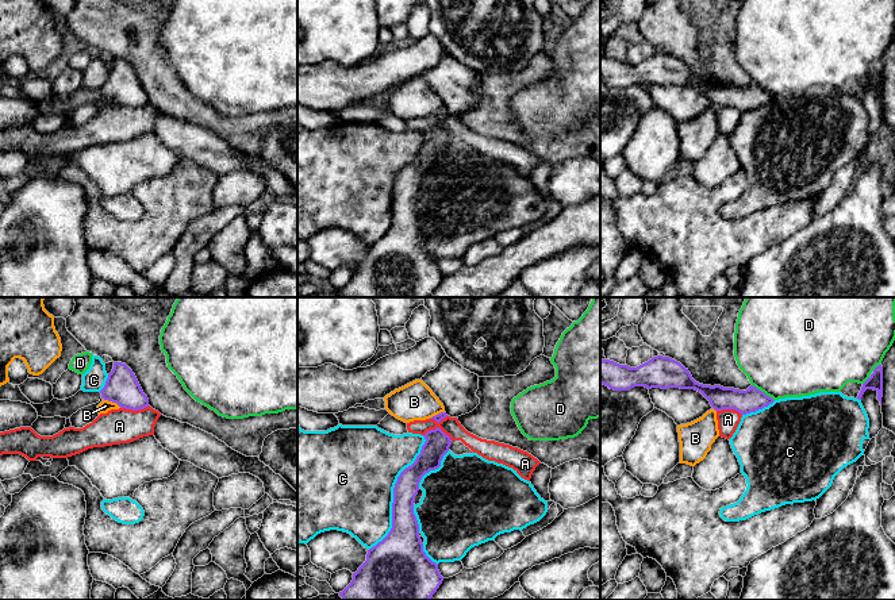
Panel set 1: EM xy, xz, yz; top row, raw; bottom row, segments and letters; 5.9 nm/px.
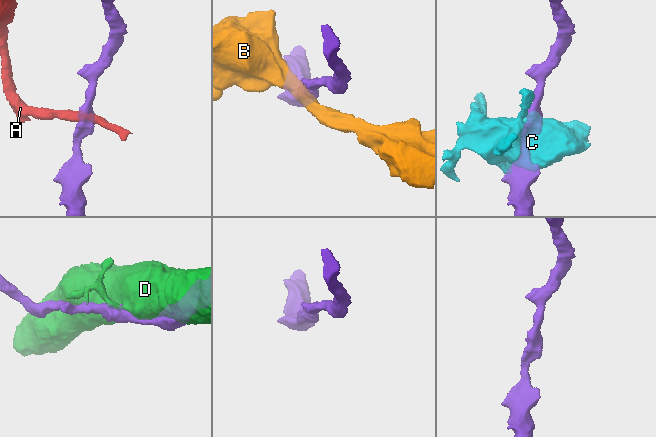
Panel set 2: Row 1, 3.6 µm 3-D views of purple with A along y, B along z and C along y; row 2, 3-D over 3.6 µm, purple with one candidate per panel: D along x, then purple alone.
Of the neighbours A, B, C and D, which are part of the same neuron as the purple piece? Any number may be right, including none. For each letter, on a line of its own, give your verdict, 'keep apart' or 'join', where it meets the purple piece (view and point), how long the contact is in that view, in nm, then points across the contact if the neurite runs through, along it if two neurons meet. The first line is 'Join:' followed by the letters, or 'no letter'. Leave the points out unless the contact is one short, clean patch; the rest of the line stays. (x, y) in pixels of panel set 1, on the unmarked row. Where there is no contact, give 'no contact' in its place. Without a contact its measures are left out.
Join: no letter
A: keep apart | xz (438, 124) | 180 nm | along xz (423, 131), (440, 124), (452, 137)
B: keep apart | xy (112, 99) | 130 nm
C: keep apart | xz (394, 191) | 750 nm
D: keep apart | yz (763, 89) | 170 nm

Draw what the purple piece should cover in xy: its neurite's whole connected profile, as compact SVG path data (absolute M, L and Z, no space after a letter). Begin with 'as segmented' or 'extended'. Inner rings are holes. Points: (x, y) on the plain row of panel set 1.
as segmented; M114 59L114 66L100 91L104 97L116 100L120 105L138 108L149 104L149 96L135 72L122 59Z

